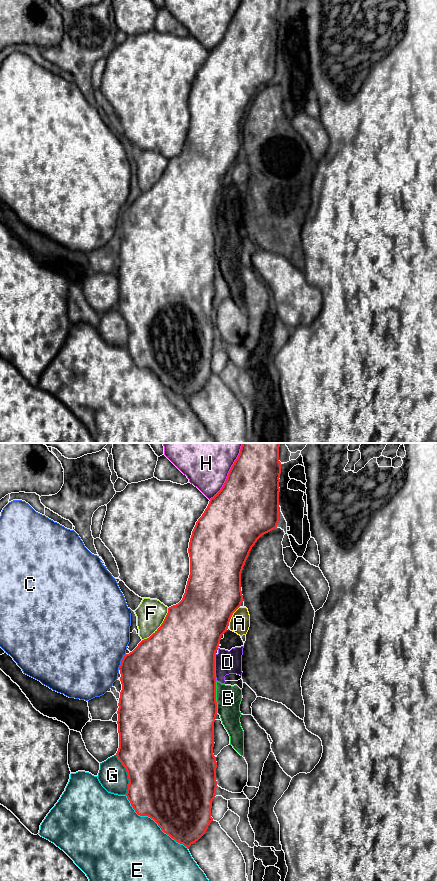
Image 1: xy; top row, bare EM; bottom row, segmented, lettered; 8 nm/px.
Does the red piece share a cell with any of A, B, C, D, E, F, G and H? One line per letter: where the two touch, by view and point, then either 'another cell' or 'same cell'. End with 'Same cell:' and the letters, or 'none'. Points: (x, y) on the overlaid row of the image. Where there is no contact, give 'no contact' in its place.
A: xy (231, 616) | another cell
B: xy (215, 697) | another cell
C: xy (121, 662) | another cell
D: xy (214, 667) | another cell
E: xy (154, 820) | another cell
F: xy (160, 626) | another cell
G: xy (127, 774) | another cell
H: xy (229, 472) | another cell
Same cell: none

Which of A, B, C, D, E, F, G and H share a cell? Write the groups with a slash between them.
A / B D / C / E / F / G / H

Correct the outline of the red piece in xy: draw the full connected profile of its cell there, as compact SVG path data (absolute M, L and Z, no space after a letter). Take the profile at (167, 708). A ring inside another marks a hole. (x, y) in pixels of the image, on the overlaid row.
M242 443L240 453L232 465L223 487L210 499L207 508L196 522L192 531L188 548L190 575L182 600L178 604L168 608L168 613L161 626L149 638L142 640L132 652L124 655L119 667L122 690L120 692L119 708L117 711L119 748L116 756L127 771L129 784L126 796L138 815L148 816L153 819L164 833L187 848L206 833L208 826L213 821L211 808L217 788L217 762L213 754L215 744L214 722L217 715L215 654L218 650L222 635L227 631L233 613L243 602L241 573L249 553L257 540L262 535L276 529L279 522L279 478L282 465L279 461L279 447L280 443Z

